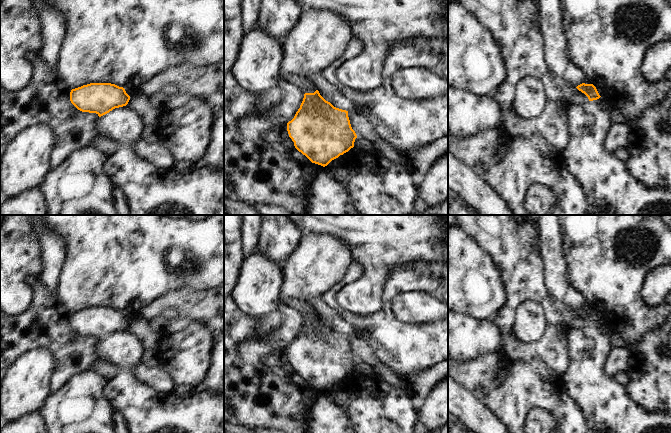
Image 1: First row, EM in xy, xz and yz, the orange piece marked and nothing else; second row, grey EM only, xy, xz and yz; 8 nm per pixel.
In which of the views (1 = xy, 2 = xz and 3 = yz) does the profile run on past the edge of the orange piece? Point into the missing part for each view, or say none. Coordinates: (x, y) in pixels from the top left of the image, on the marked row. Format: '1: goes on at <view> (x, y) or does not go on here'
1: does not go on here
2: does not go on here
3: does not go on here

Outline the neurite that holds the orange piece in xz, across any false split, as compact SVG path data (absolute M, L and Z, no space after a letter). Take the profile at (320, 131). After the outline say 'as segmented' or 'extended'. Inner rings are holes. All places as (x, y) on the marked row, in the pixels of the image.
M318 90L304 94L287 131L295 148L323 167L353 148L357 138L348 111L334 107Z; as segmented

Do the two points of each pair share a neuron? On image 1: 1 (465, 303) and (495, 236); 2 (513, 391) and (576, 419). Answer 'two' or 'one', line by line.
1: two
2: one

